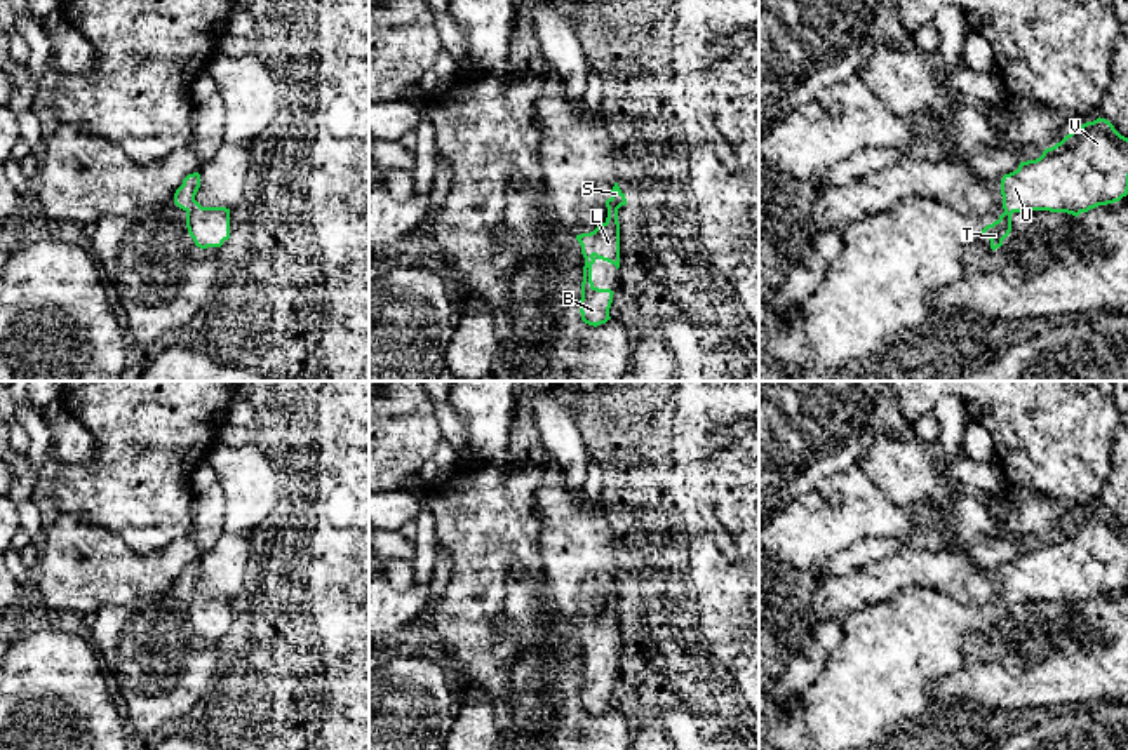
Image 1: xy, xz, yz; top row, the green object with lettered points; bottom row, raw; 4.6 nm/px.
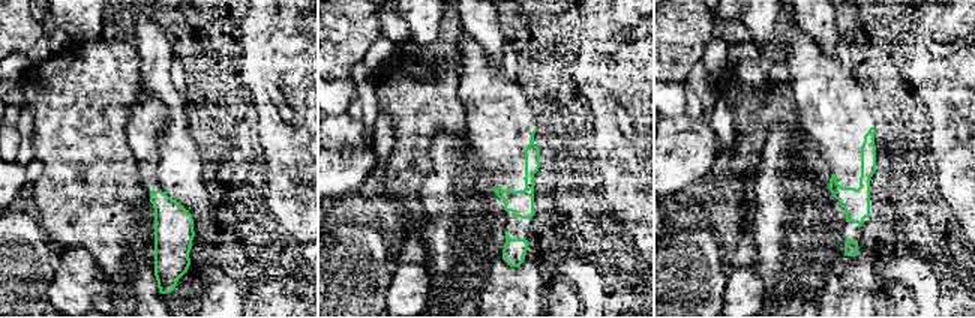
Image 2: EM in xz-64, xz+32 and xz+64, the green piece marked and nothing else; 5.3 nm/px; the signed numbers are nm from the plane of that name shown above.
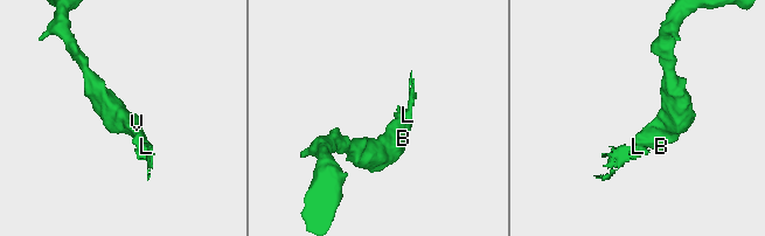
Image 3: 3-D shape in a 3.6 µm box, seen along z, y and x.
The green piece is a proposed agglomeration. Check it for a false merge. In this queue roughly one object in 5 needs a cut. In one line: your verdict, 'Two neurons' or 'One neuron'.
One neuron

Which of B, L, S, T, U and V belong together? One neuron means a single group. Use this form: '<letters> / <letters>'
B L S T U V

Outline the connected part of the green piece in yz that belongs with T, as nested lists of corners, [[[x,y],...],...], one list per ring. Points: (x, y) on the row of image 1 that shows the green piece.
[[[1105,118],[1086,122],[1036,160],[1001,179],[1004,212],[982,230],[996,251],[1011,231],[1011,214],[1050,211],[1079,216],[1128,195],[1128,137]]]

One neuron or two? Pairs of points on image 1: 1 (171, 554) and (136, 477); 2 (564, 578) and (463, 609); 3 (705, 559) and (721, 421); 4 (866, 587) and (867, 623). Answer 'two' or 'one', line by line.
1: two
2: two
3: one
4: two

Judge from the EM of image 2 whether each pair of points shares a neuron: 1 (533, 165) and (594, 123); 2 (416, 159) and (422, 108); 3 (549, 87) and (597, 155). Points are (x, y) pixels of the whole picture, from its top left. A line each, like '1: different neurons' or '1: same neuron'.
1: different neurons
2: same neuron
3: same neuron

